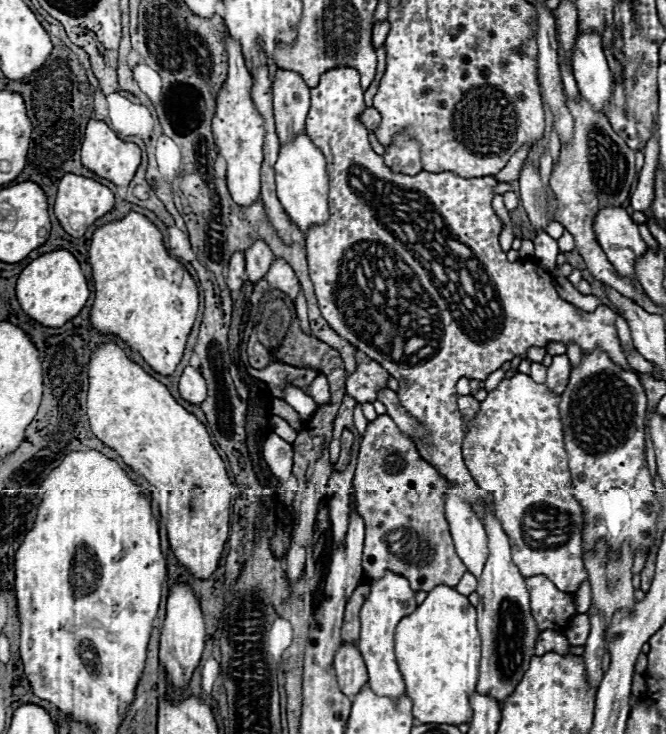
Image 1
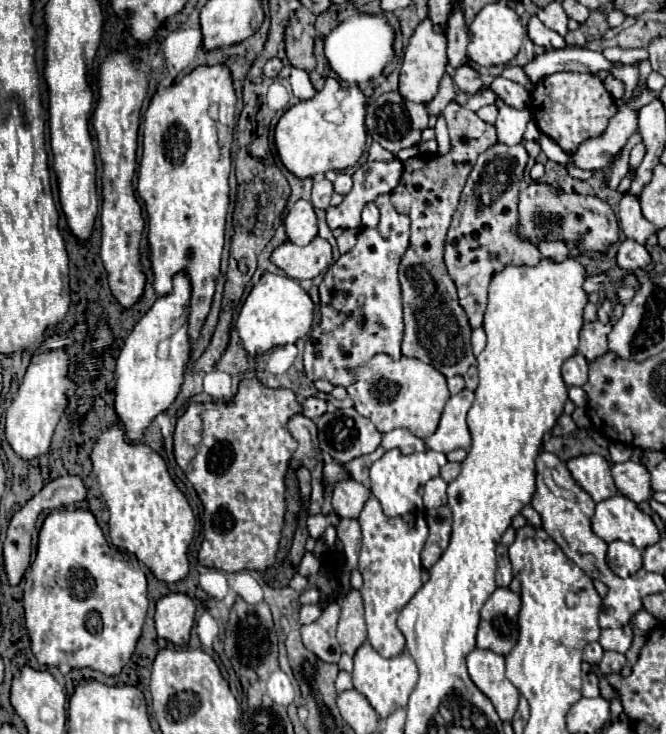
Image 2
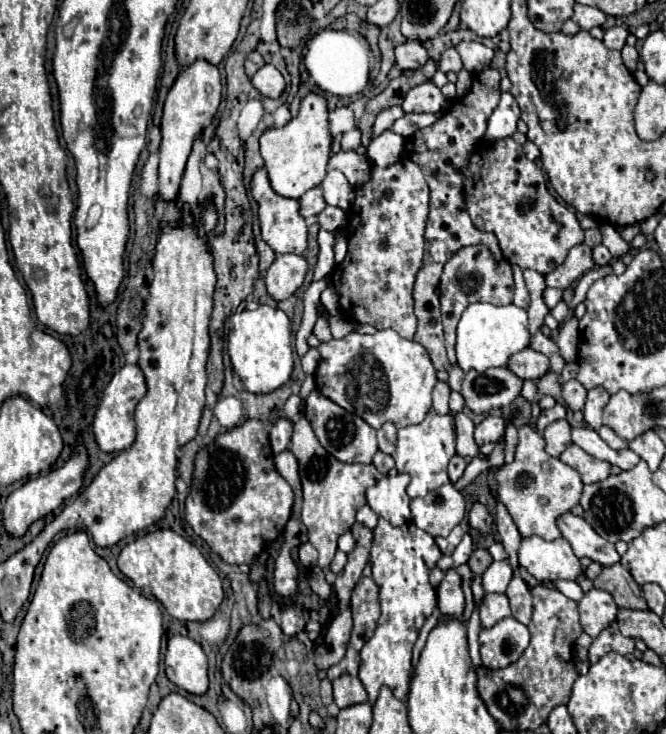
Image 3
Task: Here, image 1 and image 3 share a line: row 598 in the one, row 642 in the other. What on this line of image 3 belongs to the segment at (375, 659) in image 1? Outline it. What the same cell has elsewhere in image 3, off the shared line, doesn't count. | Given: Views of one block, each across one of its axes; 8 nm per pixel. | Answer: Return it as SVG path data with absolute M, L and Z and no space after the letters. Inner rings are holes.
M378 520L370 550L372 578L380 590L380 618L374 636L360 650L360 680L368 692L368 702L374 704L380 686L388 686L398 700L406 698L412 670L412 648L424 620L436 606L436 592L428 582L430 570L440 560L442 552L434 538L418 526L394 528L386 520Z

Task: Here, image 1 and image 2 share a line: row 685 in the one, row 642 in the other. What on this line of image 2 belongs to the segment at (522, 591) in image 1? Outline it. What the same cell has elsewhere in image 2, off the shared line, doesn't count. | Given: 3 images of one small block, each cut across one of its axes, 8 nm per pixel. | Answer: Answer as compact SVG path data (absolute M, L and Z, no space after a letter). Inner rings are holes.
M496 588L480 610L478 648L492 650L500 656L508 656L520 636L520 596L510 588Z

